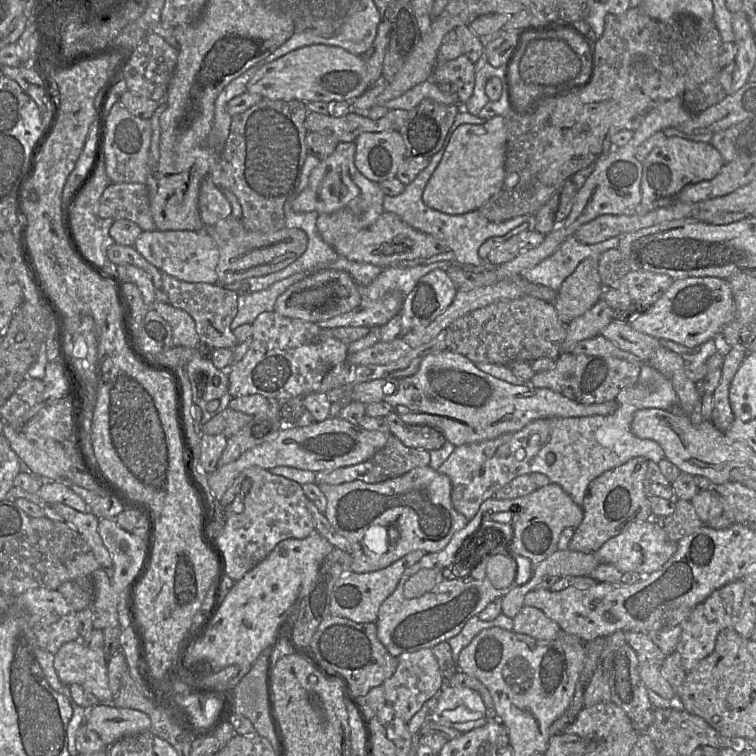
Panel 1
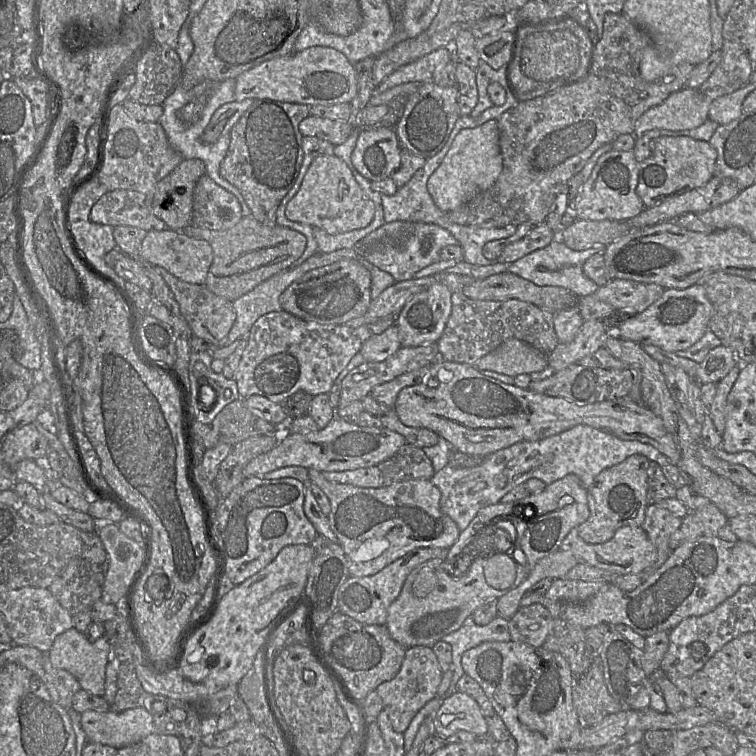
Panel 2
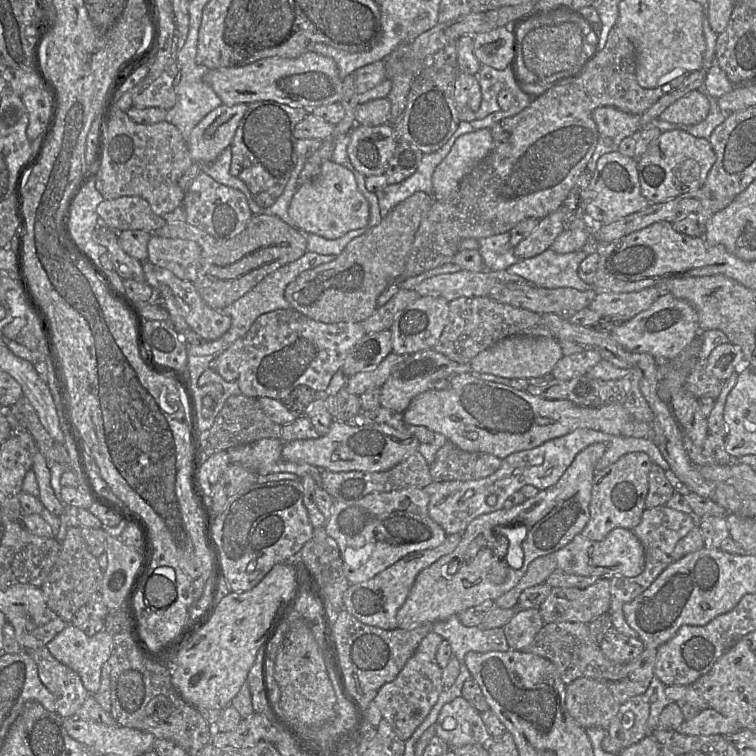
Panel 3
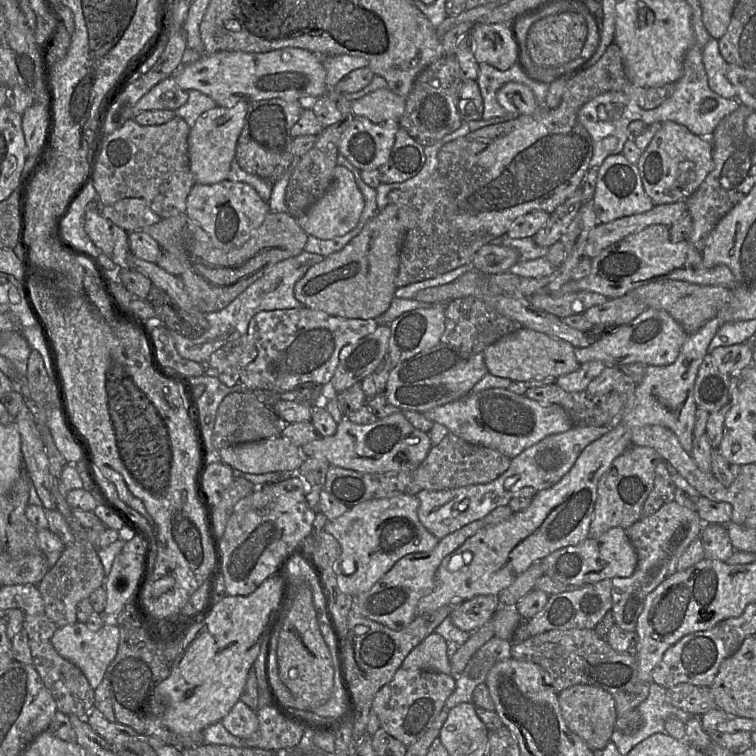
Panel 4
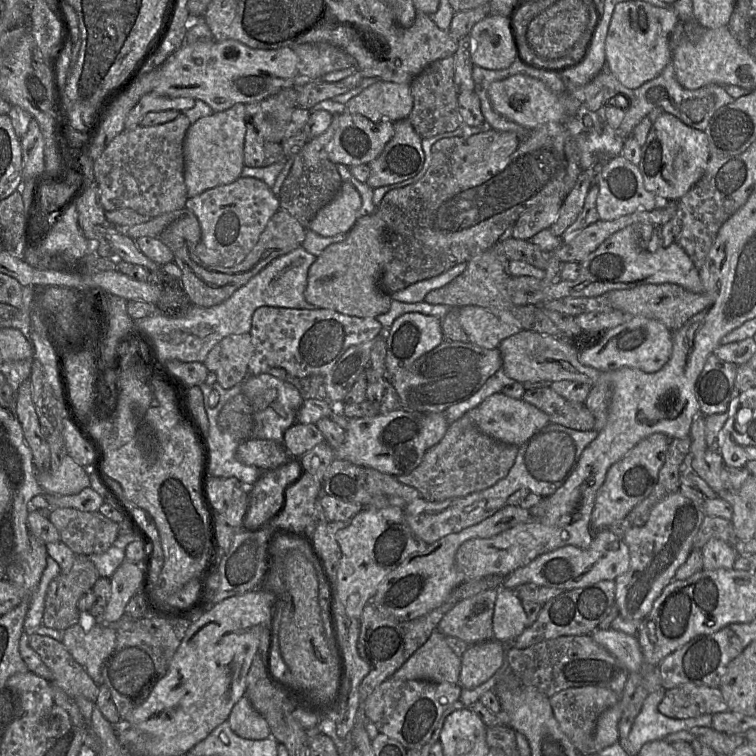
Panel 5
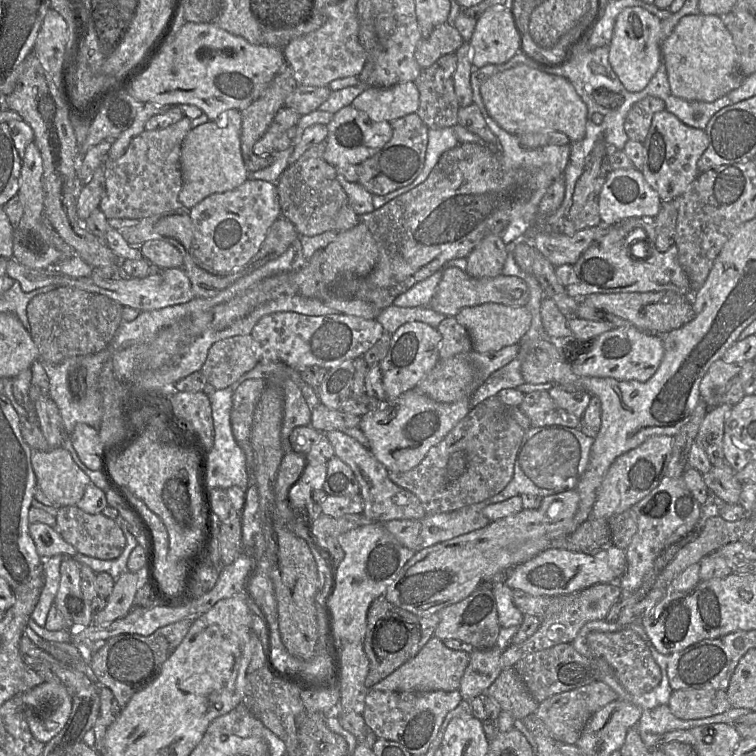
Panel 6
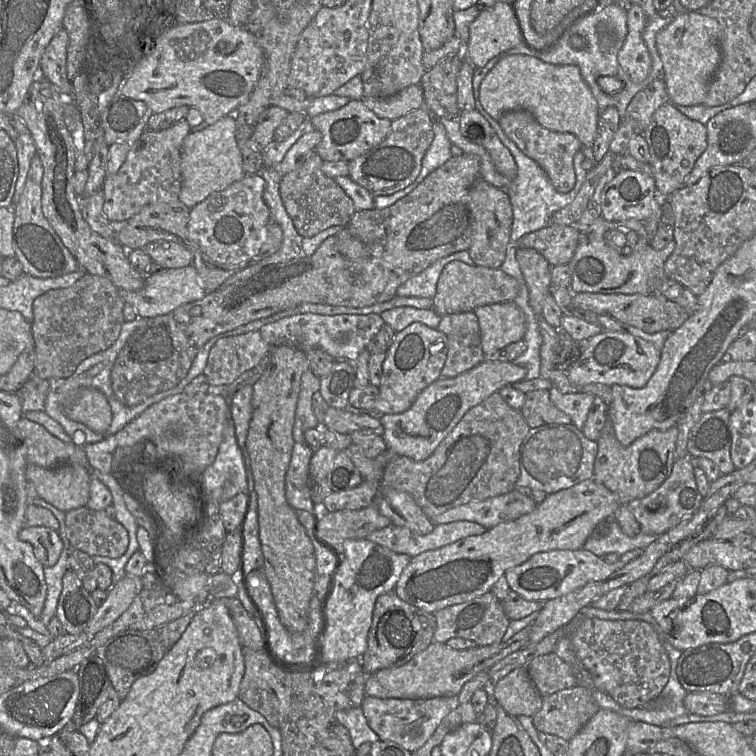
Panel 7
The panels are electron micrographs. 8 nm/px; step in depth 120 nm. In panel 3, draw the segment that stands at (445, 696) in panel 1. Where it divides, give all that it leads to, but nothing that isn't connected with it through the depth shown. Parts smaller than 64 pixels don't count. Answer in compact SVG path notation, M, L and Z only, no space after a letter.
M462 695L442 707L435 727L436 735L449 746L487 746L492 741L481 713Z

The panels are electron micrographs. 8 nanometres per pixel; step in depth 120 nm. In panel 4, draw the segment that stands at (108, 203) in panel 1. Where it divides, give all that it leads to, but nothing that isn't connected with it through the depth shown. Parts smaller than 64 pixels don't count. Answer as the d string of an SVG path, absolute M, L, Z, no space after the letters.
M124 198L113 204L101 206L100 213L129 233L161 220L143 198Z

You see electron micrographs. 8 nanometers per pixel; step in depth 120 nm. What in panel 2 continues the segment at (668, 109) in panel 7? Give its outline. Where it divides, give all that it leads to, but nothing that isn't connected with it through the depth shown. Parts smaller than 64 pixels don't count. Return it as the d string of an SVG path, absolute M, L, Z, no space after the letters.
M660 136L651 142L651 156L639 163L636 192L644 208L704 185L714 176L717 151L709 142L688 136Z

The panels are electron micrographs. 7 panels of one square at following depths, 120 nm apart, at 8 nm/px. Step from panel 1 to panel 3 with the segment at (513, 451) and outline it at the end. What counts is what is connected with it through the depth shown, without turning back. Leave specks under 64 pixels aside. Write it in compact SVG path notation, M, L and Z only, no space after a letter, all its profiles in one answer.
M577 429L564 436L549 440L538 447L508 455L502 460L500 468L488 477L467 481L433 481L423 488L430 497L429 515L444 529L447 535L462 534L476 517L504 508L507 498L520 491L524 486L532 485L541 491L556 484L575 457L595 443L606 445L604 455L596 464L596 472L610 466L631 452L645 452L652 462L659 465L664 471L670 469L669 463L650 439L613 436L592 429Z

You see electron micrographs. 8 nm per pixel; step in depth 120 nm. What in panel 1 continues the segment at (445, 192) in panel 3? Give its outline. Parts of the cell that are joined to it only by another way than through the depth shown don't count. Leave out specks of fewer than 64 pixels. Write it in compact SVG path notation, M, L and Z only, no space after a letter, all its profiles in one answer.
M503 116L481 125L462 124L453 132L443 157L429 178L422 200L436 211L461 215L482 207L501 188L504 180L506 126Z

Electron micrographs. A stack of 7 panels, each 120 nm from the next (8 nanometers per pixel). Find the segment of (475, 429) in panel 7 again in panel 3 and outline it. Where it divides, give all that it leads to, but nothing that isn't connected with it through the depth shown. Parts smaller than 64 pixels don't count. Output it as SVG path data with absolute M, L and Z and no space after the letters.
M448 440L430 464L430 474L434 482L478 480L496 472L502 460L489 453L462 450Z

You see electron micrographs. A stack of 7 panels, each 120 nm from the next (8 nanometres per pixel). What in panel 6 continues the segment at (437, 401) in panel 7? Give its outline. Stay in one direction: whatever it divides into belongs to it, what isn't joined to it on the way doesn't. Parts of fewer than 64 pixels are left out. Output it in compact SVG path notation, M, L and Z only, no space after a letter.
M414 387L393 401L381 402L379 409L361 416L359 428L368 439L369 451L388 471L408 472L423 460L429 449L438 444L470 409L468 398L453 403L439 403Z

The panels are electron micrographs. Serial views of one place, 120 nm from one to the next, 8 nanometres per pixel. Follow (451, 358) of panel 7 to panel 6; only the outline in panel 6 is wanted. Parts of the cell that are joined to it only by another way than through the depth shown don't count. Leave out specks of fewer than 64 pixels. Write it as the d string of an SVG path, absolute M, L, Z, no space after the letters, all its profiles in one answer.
M453 316L446 317L437 327L442 336L440 359L449 358L472 350L471 338L465 327Z

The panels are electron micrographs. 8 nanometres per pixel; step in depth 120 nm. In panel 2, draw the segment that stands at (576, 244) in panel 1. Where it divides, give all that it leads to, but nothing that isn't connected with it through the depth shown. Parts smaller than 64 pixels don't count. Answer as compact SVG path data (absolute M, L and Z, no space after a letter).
M558 236L545 248L536 250L510 263L508 271L524 279L527 279L538 286L561 286L579 298L594 294L599 285L588 278L584 271L585 261L598 252L604 252L606 245L591 247L585 250L573 250L569 248Z

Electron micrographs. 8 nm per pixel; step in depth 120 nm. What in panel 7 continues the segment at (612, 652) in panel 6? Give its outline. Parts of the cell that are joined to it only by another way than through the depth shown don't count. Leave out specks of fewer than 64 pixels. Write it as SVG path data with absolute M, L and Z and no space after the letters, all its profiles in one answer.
M584 620L571 637L575 655L591 674L596 689L633 709L656 699L668 682L671 664L655 628L639 620Z

